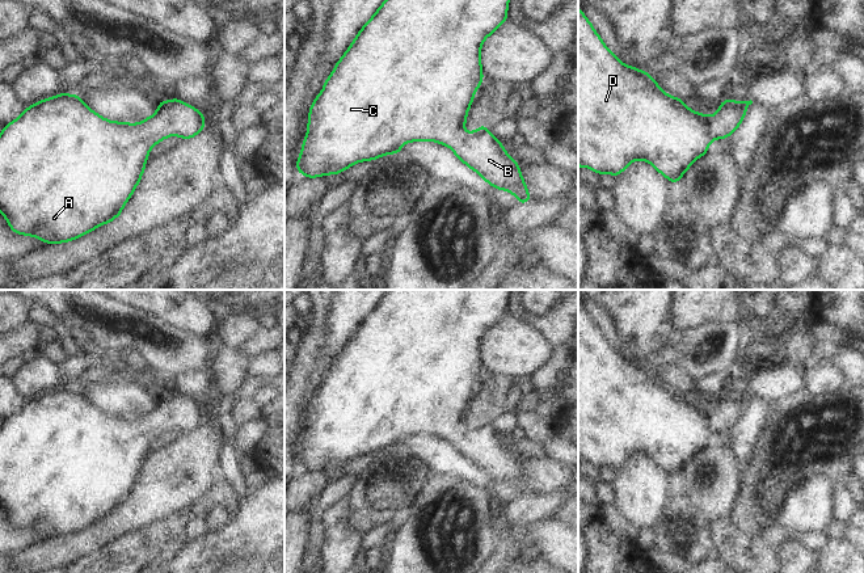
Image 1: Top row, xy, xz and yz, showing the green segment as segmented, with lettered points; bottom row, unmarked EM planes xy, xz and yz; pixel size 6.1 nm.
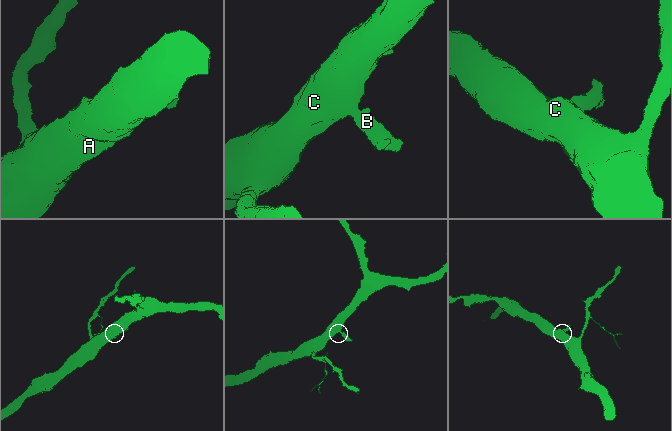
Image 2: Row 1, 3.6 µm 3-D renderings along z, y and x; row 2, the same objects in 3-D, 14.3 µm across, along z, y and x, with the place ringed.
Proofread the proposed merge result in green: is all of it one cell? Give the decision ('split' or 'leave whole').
leave whole

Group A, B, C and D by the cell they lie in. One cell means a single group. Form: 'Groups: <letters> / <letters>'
Groups: A B C D.

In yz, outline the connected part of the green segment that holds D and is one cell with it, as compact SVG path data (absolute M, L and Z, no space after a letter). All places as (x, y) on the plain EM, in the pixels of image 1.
M578 300L578 460L618 471L633 454L646 454L678 477L713 433L728 431L738 422L751 397L726 392L711 410L690 404L683 393L665 387L646 365L624 359Z

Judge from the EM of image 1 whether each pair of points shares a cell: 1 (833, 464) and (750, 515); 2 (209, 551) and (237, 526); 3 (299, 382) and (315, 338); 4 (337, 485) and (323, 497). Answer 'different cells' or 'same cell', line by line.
1: same cell
2: same cell
3: same cell
4: same cell

